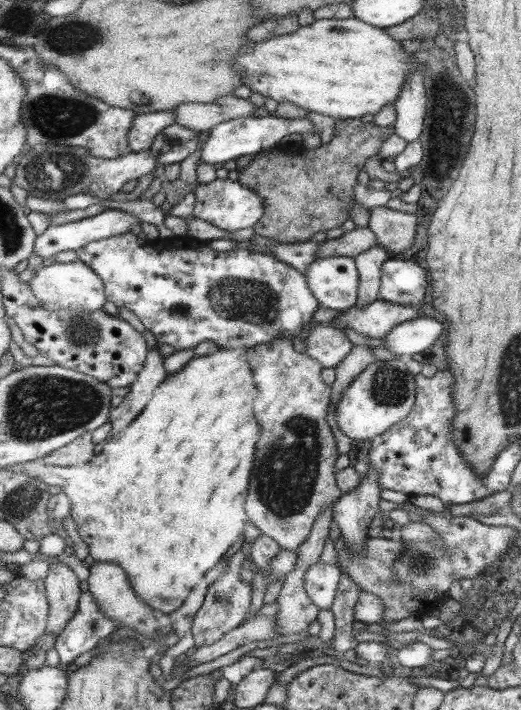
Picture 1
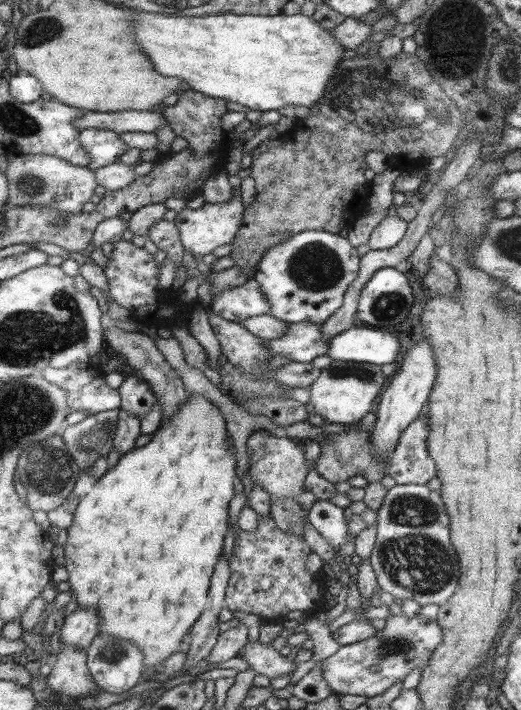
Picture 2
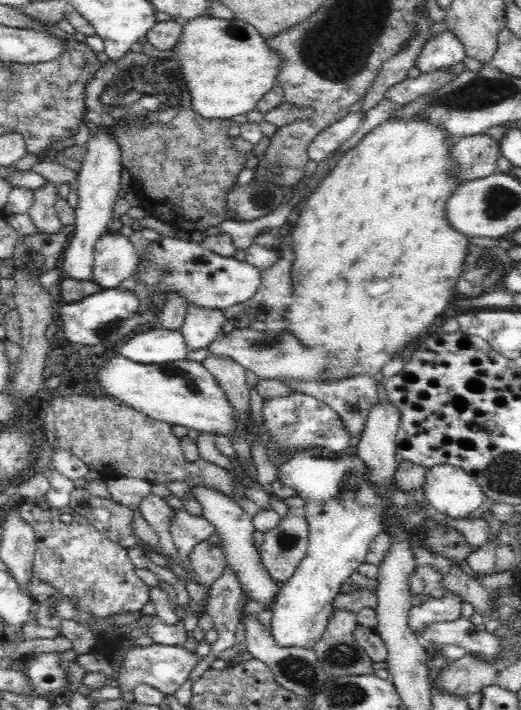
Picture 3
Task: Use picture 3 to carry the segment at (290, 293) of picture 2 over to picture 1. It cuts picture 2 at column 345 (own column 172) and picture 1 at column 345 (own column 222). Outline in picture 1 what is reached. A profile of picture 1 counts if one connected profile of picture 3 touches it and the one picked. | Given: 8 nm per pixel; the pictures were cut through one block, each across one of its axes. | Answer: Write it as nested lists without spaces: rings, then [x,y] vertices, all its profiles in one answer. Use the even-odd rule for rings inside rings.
[[[331,256],[313,261],[306,283],[321,307],[347,311],[358,294],[358,271],[353,257]]]

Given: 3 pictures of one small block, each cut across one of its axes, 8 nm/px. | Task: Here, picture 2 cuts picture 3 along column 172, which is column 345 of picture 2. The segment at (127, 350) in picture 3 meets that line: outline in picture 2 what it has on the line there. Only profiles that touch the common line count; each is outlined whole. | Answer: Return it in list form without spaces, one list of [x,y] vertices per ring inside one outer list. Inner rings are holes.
[[[359,324],[331,338],[327,350],[333,362],[363,362],[377,366],[397,363],[397,353],[399,342],[394,330]]]

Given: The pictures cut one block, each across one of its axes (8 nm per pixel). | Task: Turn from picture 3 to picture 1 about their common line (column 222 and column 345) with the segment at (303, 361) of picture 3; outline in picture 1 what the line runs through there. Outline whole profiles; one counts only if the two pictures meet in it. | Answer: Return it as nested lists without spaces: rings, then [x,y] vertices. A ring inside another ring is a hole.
[[[315,324],[303,337],[300,351],[318,361],[323,368],[333,368],[350,352],[352,345],[342,330],[327,324]]]

